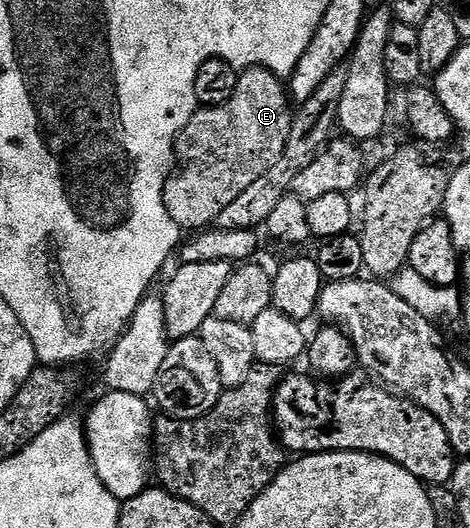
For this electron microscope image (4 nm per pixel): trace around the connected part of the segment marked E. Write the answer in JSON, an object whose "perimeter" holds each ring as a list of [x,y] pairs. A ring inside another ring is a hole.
{"perimeter":[[[258,67],[240,72],[237,91],[233,91],[233,95],[225,103],[196,108],[189,123],[175,138],[174,164],[177,168],[168,176],[163,192],[165,207],[171,218],[179,224],[180,230],[199,231],[218,222],[215,220],[226,214],[233,199],[237,199],[241,191],[257,183],[257,179],[261,179],[261,175],[265,175],[265,171],[269,171],[269,167],[273,167],[273,163],[281,159],[292,122],[293,102],[288,86],[276,73]]]}

